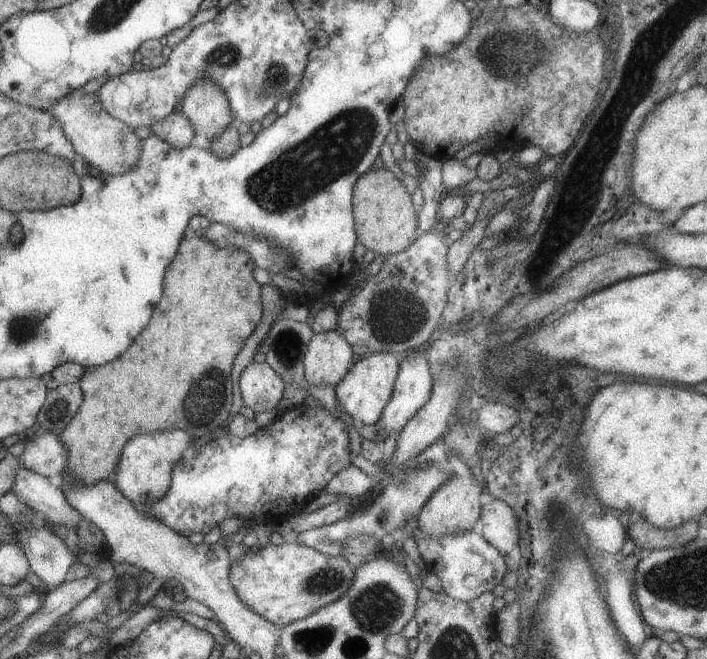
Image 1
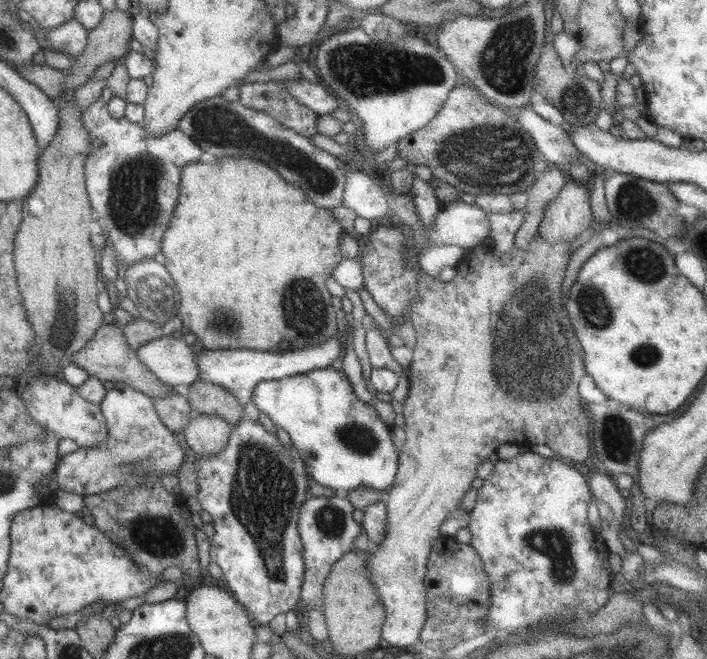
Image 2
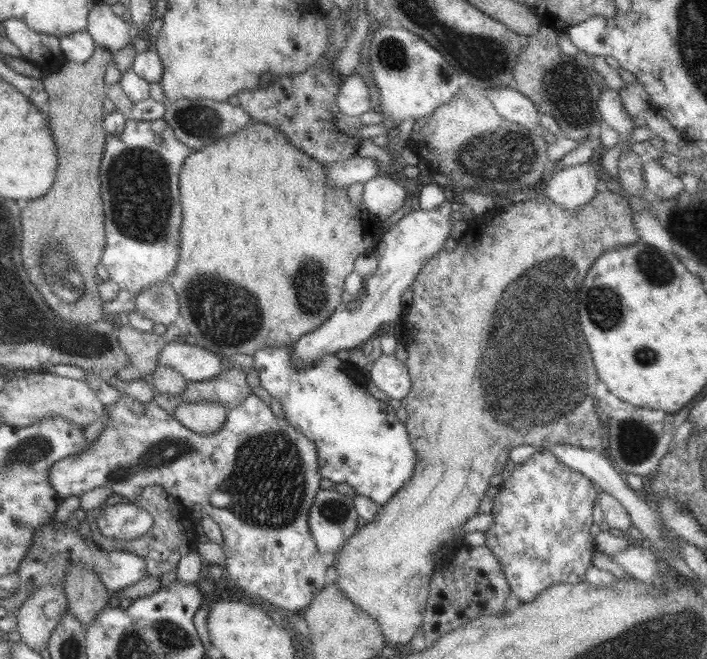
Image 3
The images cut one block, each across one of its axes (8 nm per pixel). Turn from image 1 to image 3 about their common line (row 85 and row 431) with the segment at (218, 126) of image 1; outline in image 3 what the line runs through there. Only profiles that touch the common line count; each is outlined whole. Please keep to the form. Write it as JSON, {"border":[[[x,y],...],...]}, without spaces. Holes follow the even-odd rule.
{"border":[[[203,400],[177,405],[172,412],[175,420],[197,434],[216,433],[227,417],[227,409],[218,402]]]}

